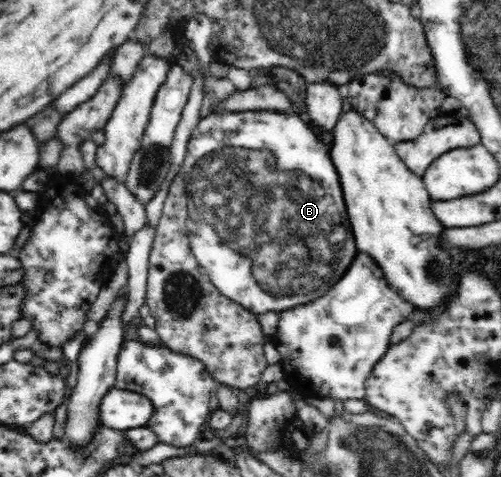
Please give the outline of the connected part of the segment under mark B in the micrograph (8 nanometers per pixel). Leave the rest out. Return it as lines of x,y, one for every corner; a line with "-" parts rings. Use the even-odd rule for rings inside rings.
248,109
248,110
245,110
245,111
243,111
243,112
234,112
234,111
232,111
232,113
231,113
231,114
229,114
229,115
227,115
227,116
219,116
219,114
217,114
217,112
212,112
212,113
211,113
211,114
210,114
210,115
209,115
209,116
207,116
207,117
206,117
206,118
203,118
203,119
202,119
202,120
201,120
201,121
200,121
200,122
199,122
199,123
198,123
198,124
197,124
197,125
196,125
196,126
195,126
195,129
194,129
194,130
193,130
193,133
192,133
192,134
191,134
191,137
190,137
190,140
189,140
189,141
188,141
188,146
187,146
187,149
186,149
186,158
185,158
185,159
184,159
184,164
183,164
183,165
182,165
182,168
181,168
181,175
182,175
182,178
183,178
183,181
185,181
185,185
186,185
186,190
187,190
187,194
189,194
189,196
190,196
190,200
189,200
189,202
188,202
188,204
189,204
189,217
188,217
188,219
187,219
187,224
186,224
186,227
187,227
187,228
188,228
188,238
189,238
189,239
190,239
190,249
191,249
191,250
192,250
192,254
193,254
193,255
194,255
194,257
195,257
195,258
196,258
196,260
197,260
197,263
199,263
199,265
200,265
200,266
201,266
201,267
202,267
202,268
203,268
203,269
204,269
204,271
205,271
205,272
206,272
206,273
207,273
207,276
209,276
209,278
210,278
210,279
211,279
211,282
212,282
212,283
213,283
213,284
214,284
214,285
215,285
215,286
216,286
216,288
217,288
217,290
219,290
219,291
220,291
220,294
221,294
221,295
225,295
225,296
226,296
226,297
227,297
227,298
230,298
230,299
231,299
231,300
234,300
234,301
235,301
235,302
238,302
238,303
239,303
239,304
241,304
241,306
243,306
243,307
245,307
245,309
247,309
247,310
248,310
248,311
249,311
249,312
251,312
251,314
253,314
253,315
262,315
262,314
263,314
263,313
266,313
266,312
271,312
271,311
275,311
275,312
277,312
277,313
278,313
278,312
281,312
281,311
283,311
283,310
287,310
287,308
293,308
293,306
297,306
297,304
305,304
305,302
307,302
307,300
313,300
313,298
311,298
311,296
315,296
315,298
319,298
319,296
323,296
323,294
325,294
325,293
326,293
326,292
327,292
327,291
328,291
328,290
329,290
329,289
330,289
330,288
331,288
331,287
332,287
332,286
333,286
333,285
334,285
334,284
337,284
337,282
339,282
339,279
340,279
340,278
341,278
341,276
343,276
343,273
345,273
345,272
346,272
346,271
347,271
347,270
348,270
348,269
349,269
349,268
350,268
350,267
351,267
351,264
352,264
352,263
353,263
353,262
354,262
354,259
355,259
355,258
356,258
356,255
357,255
357,254
358,254
358,250
357,250
357,247
356,247
356,242
355,242
355,241
354,241
354,236
353,236
353,233
352,233
352,228
351,228
351,226
349,226
349,222
348,222
348,215
347,215
347,214
345,214
345,206
344,206
344,195
343,195
343,190
342,190
342,188
341,188
341,187
340,187
340,178
339,178
339,175
338,175
338,174
336,174
336,170
335,170
335,168
334,168
334,167
333,167
333,165
332,165
332,161
331,161
331,158
330,158
330,157
329,157
329,156
328,156
328,149
327,149
327,148
326,148
326,142
325,142
325,141
323,141
323,140
319,140
319,138
317,138
317,136
315,136
315,134
314,134
314,130
311,130
311,128
309,128
309,126
308,126
308,125
307,125
307,124
306,124
306,123
305,123
305,122
304,122
304,121
303,121
303,120
302,120
302,119
301,119
301,118
300,118
300,117
299,117
299,116
297,116
297,115
294,115
294,114
293,114
293,113
287,113
287,112
282,112
282,111
281,111
281,110
277,110
277,109
-
255,268
257,268
257,270
261,270
261,272
263,272
263,274
261,274
261,276
263,276
263,278
261,278
261,276
259,276
259,274
253,274
253,272
255,272

